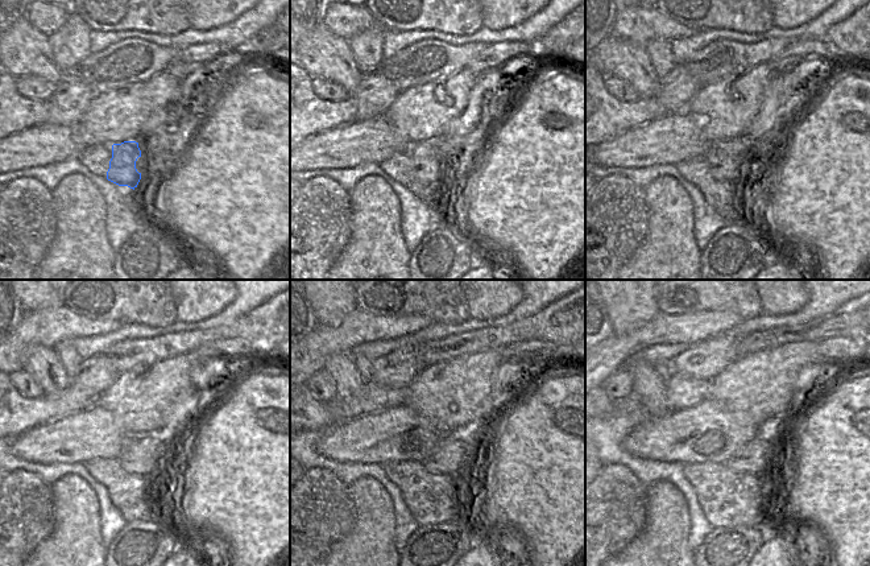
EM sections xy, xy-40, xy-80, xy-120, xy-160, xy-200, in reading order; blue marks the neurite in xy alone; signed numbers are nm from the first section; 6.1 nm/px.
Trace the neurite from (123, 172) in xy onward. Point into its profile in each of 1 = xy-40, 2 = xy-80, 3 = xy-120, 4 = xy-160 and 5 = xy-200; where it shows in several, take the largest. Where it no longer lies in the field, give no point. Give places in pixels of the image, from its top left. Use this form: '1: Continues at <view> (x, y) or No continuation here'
1: Continues at xy-40 (426, 156)
2: Continues at xy-80 (726, 160)
3: Continues at xy-120 (143, 454)
4: Continues at xy-160 (452, 453)
5: Continues at xy-200 (753, 458).

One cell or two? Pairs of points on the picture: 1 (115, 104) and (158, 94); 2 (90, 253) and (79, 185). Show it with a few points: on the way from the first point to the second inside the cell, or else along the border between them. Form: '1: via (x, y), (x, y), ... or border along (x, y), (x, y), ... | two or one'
1: via (125, 104), (143, 104), (148, 99) | one
2: via (81, 236), (79, 202) | one

